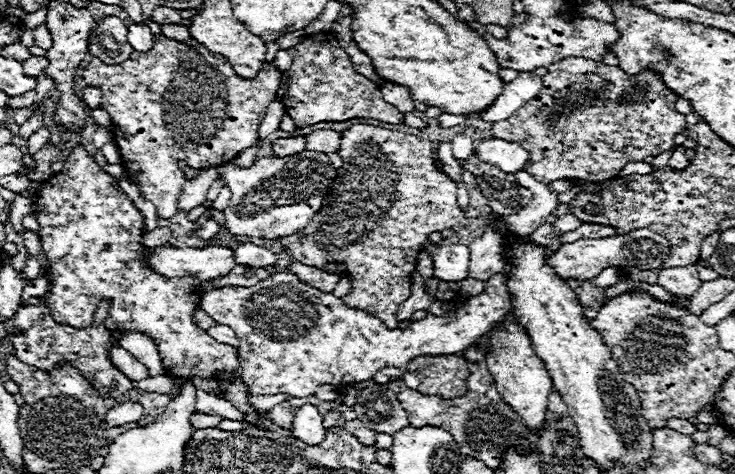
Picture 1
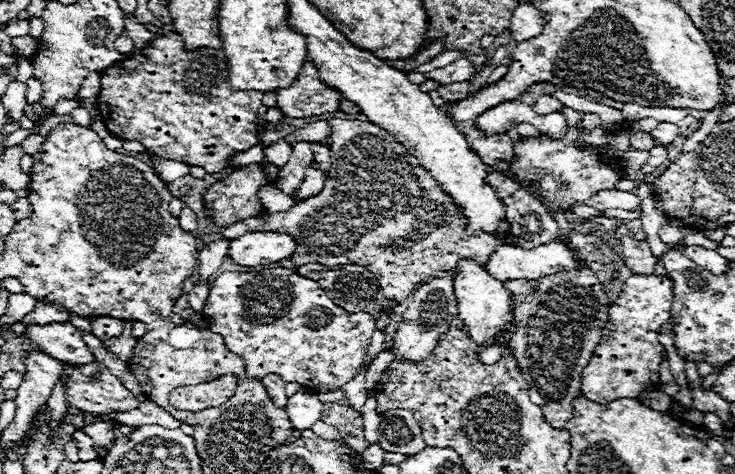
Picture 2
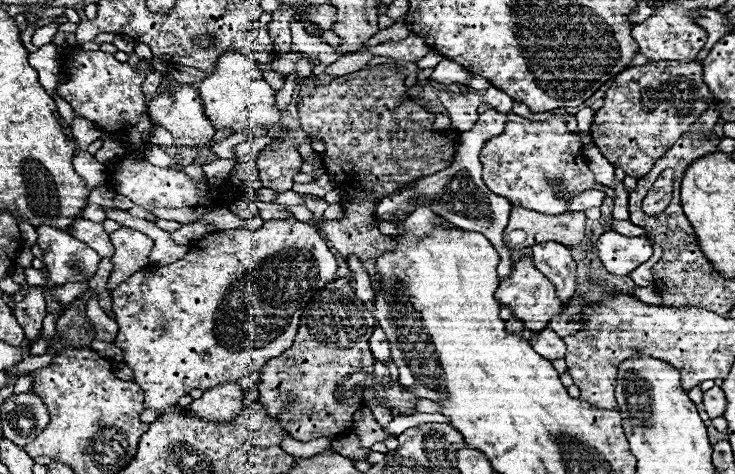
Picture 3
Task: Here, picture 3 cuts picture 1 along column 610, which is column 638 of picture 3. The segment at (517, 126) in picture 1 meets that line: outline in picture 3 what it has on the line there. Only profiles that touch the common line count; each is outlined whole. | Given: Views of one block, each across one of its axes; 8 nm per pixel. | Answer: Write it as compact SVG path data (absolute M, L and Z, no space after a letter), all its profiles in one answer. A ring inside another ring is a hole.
M650 62L634 66L614 78L604 106L594 116L590 134L614 166L622 168L628 176L642 178L708 108L706 98L712 98L712 94L702 80L702 66L696 62Z

